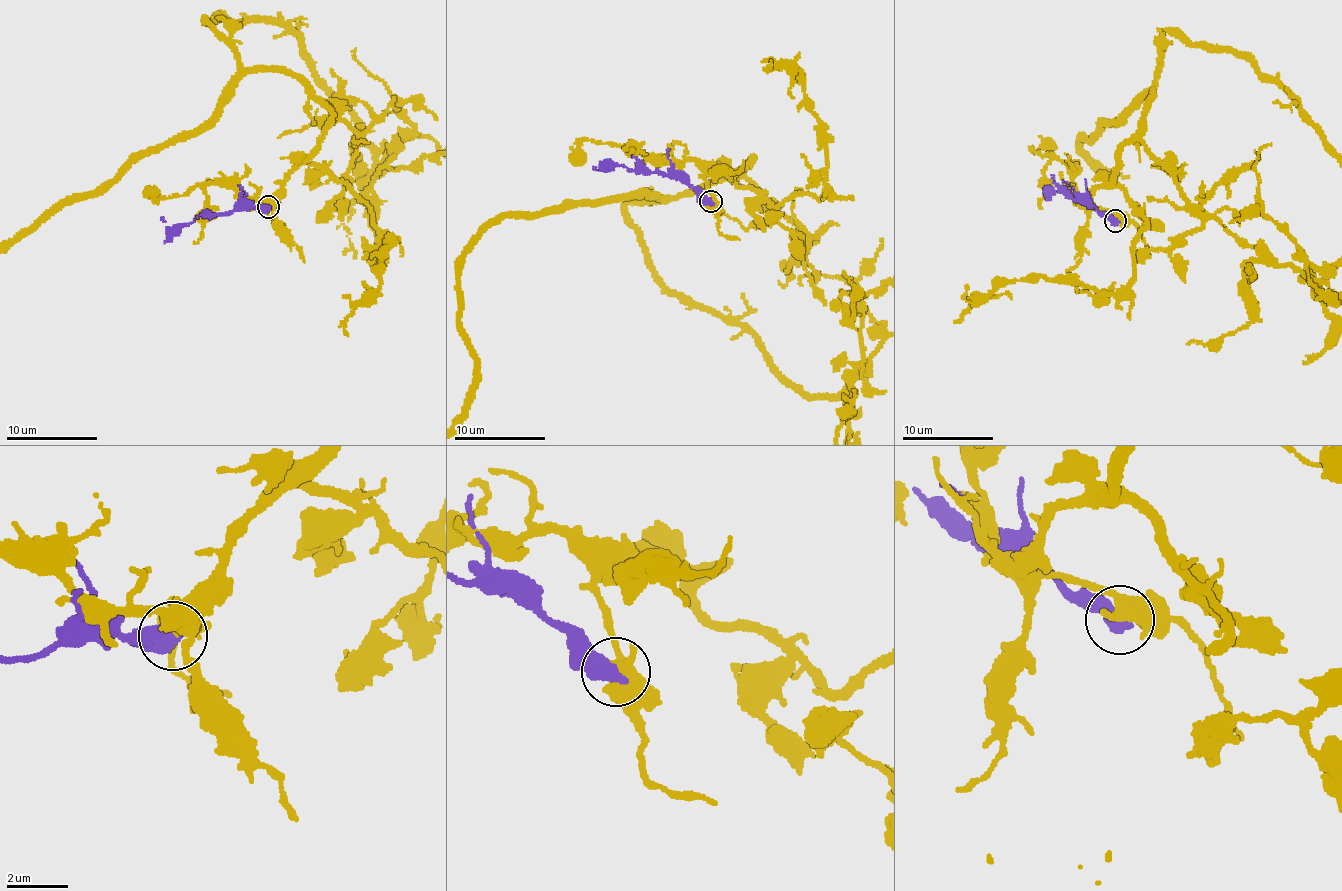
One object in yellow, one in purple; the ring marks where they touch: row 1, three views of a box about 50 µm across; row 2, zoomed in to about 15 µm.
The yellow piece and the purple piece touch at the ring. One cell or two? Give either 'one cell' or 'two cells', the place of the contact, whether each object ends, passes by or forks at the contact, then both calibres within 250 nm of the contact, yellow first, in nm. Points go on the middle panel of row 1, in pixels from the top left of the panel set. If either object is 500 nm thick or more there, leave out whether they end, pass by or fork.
two cells; place (710, 201); calibres 480 and 550 nm

